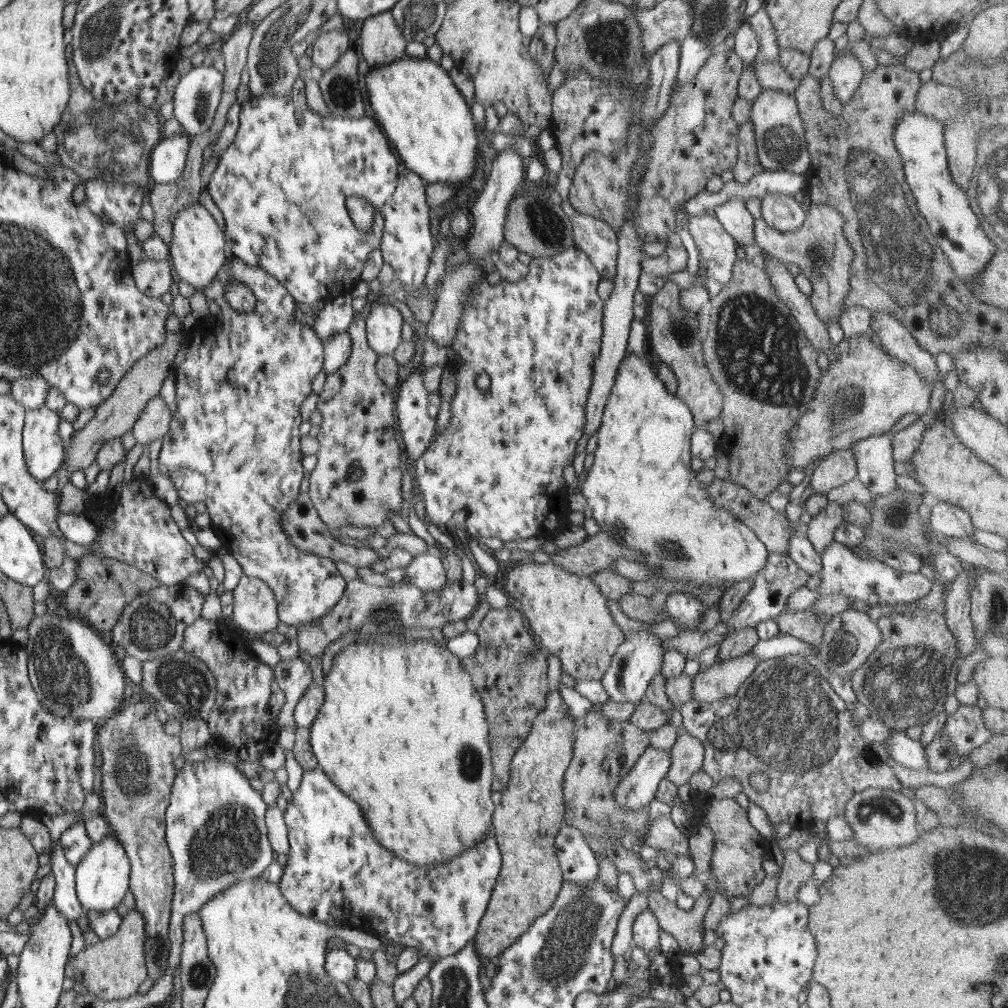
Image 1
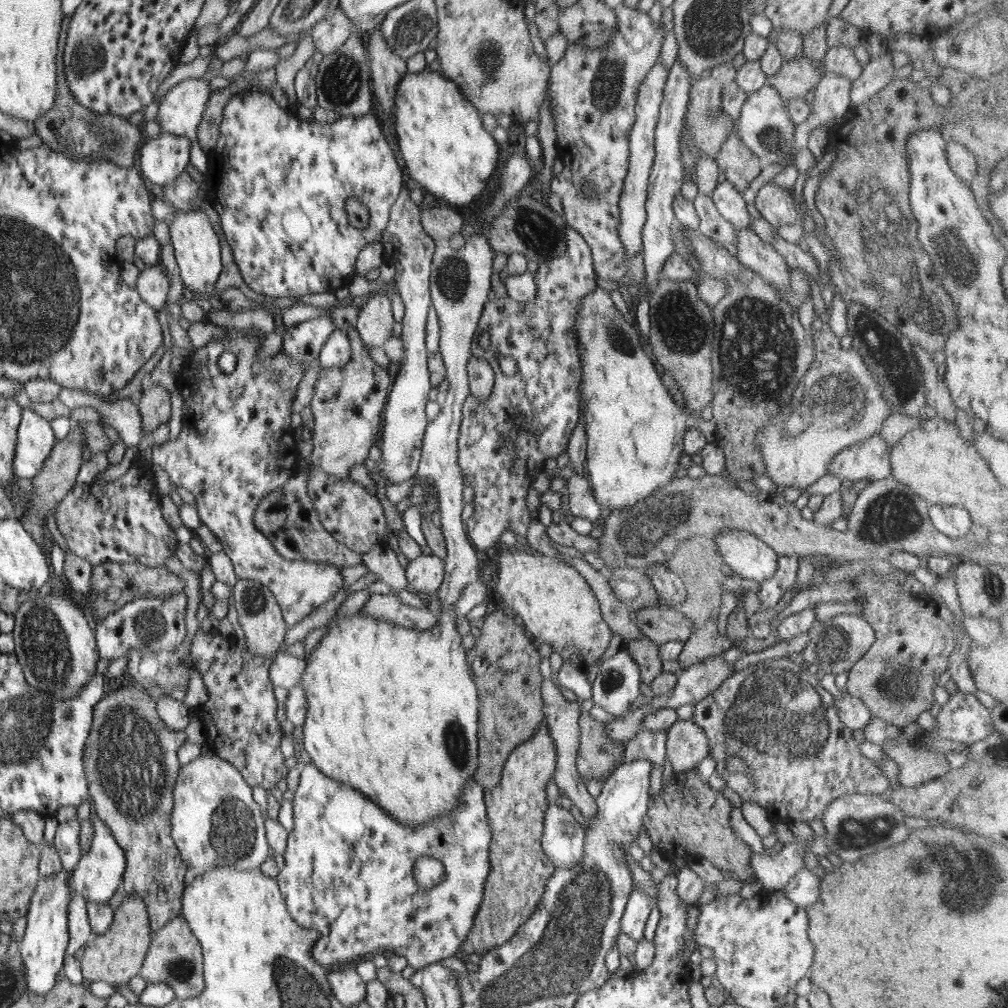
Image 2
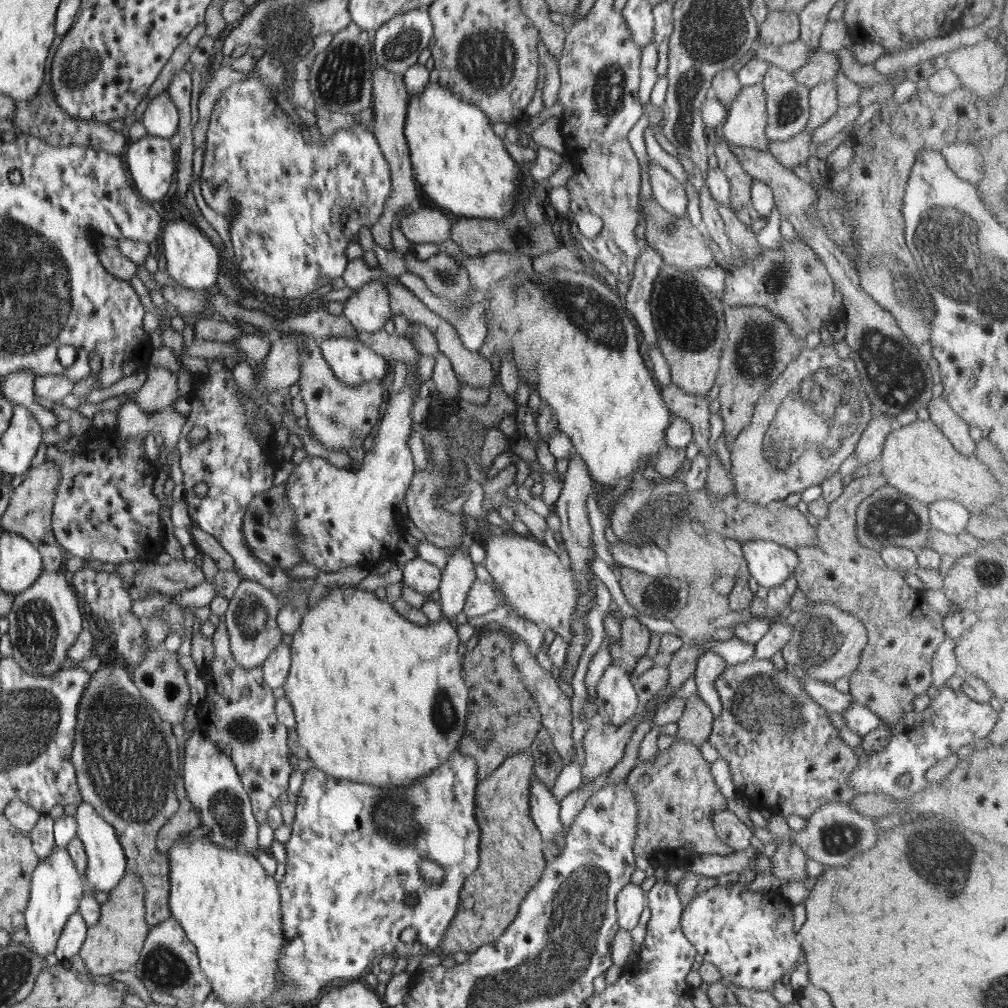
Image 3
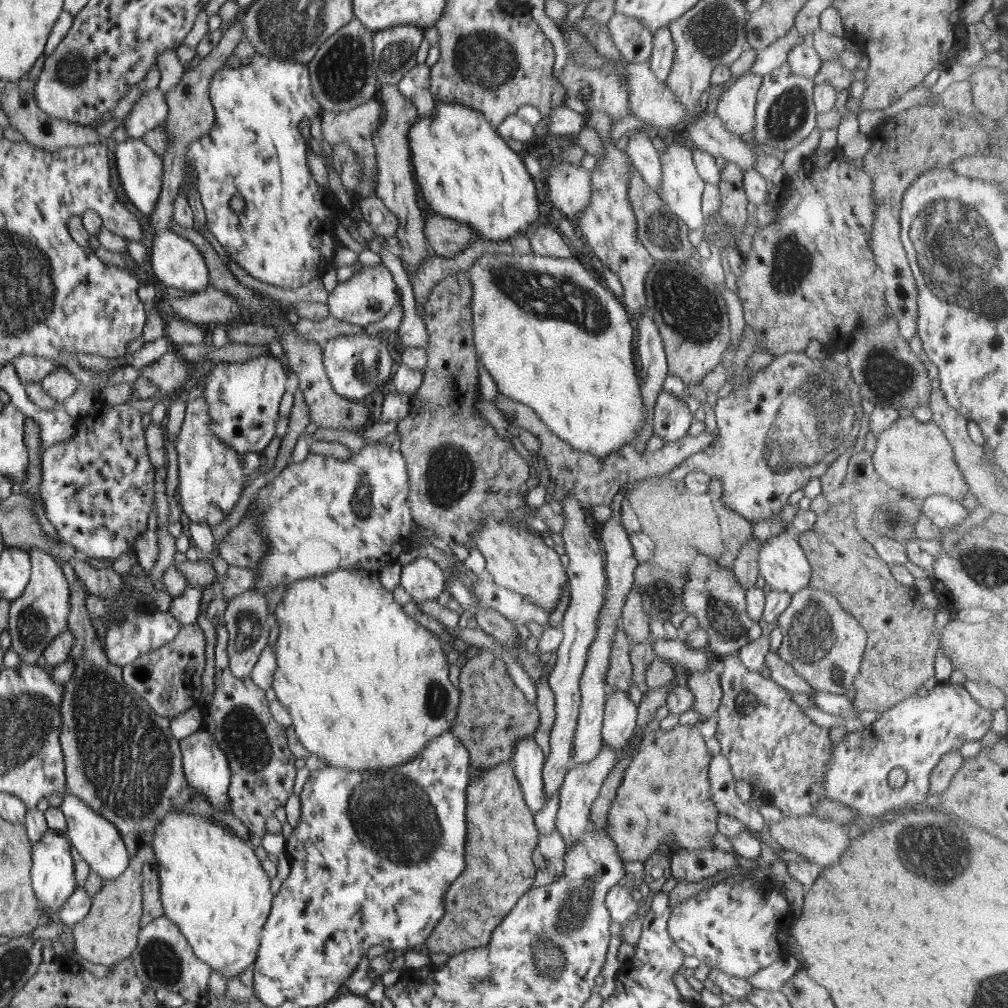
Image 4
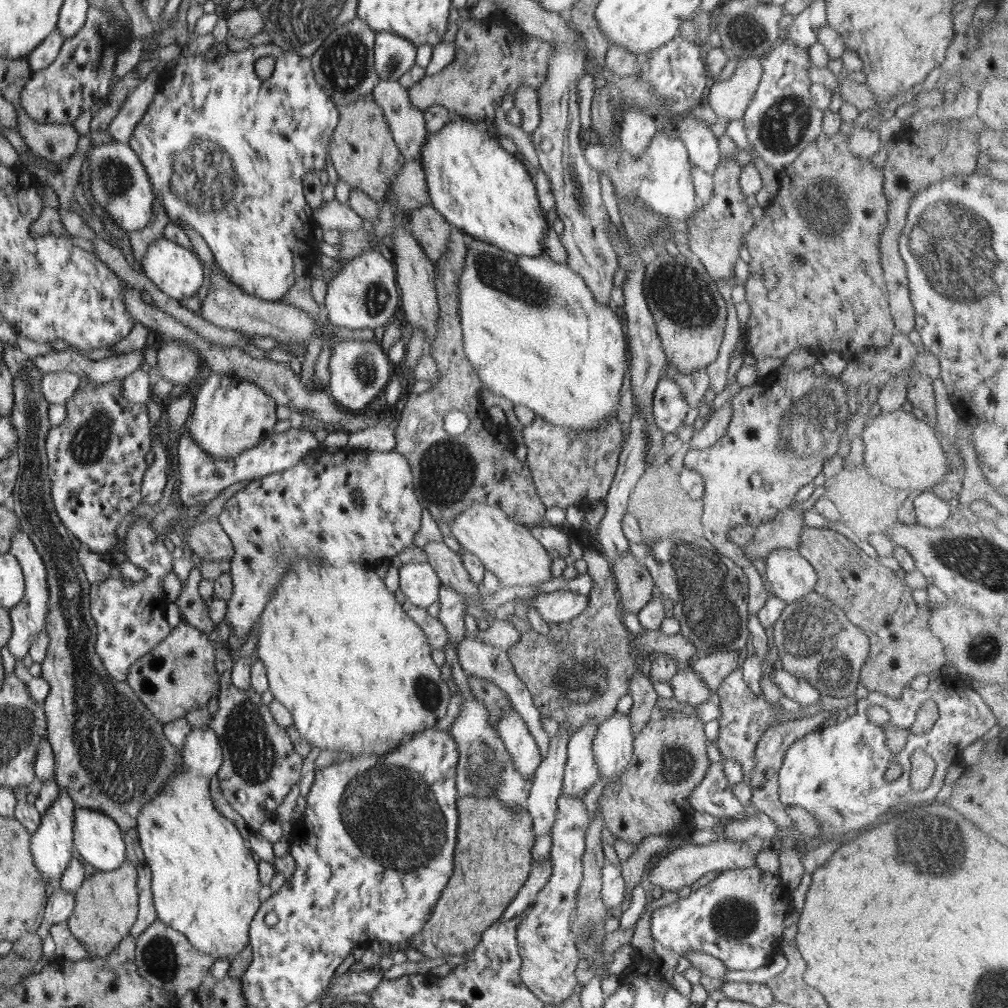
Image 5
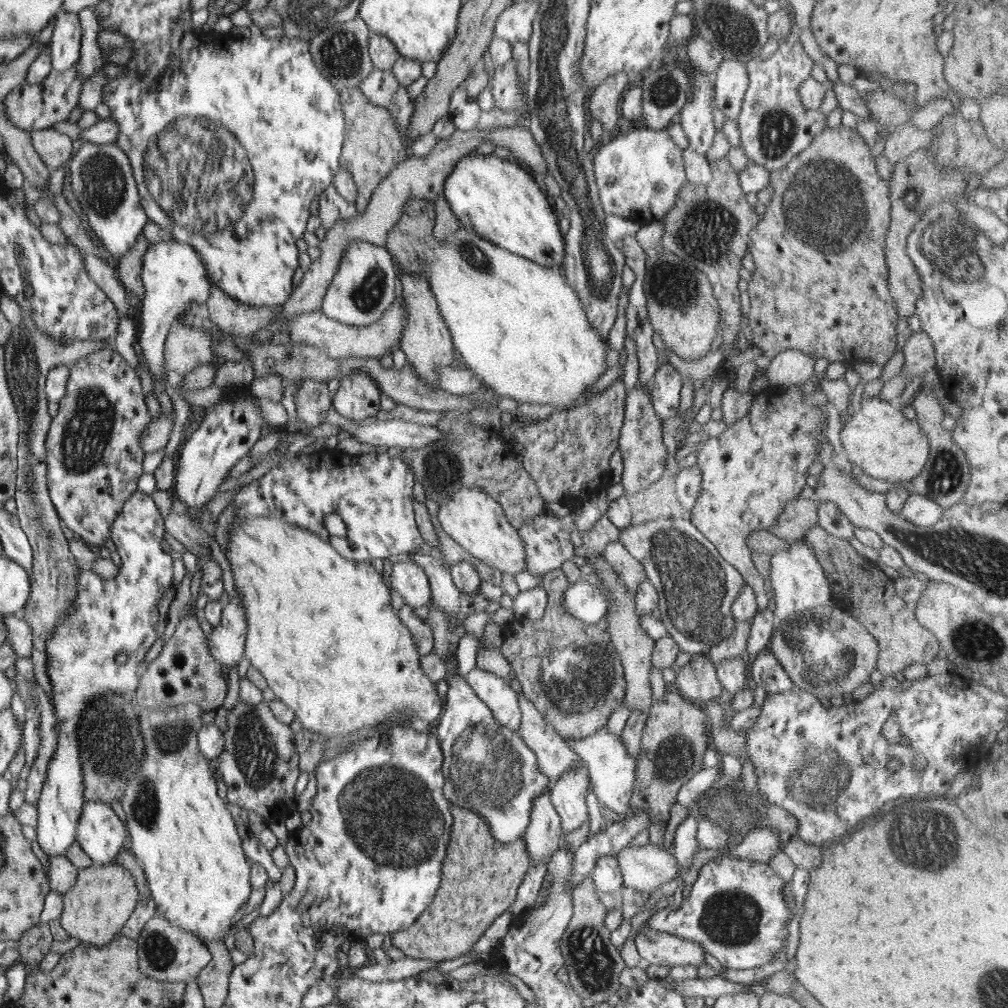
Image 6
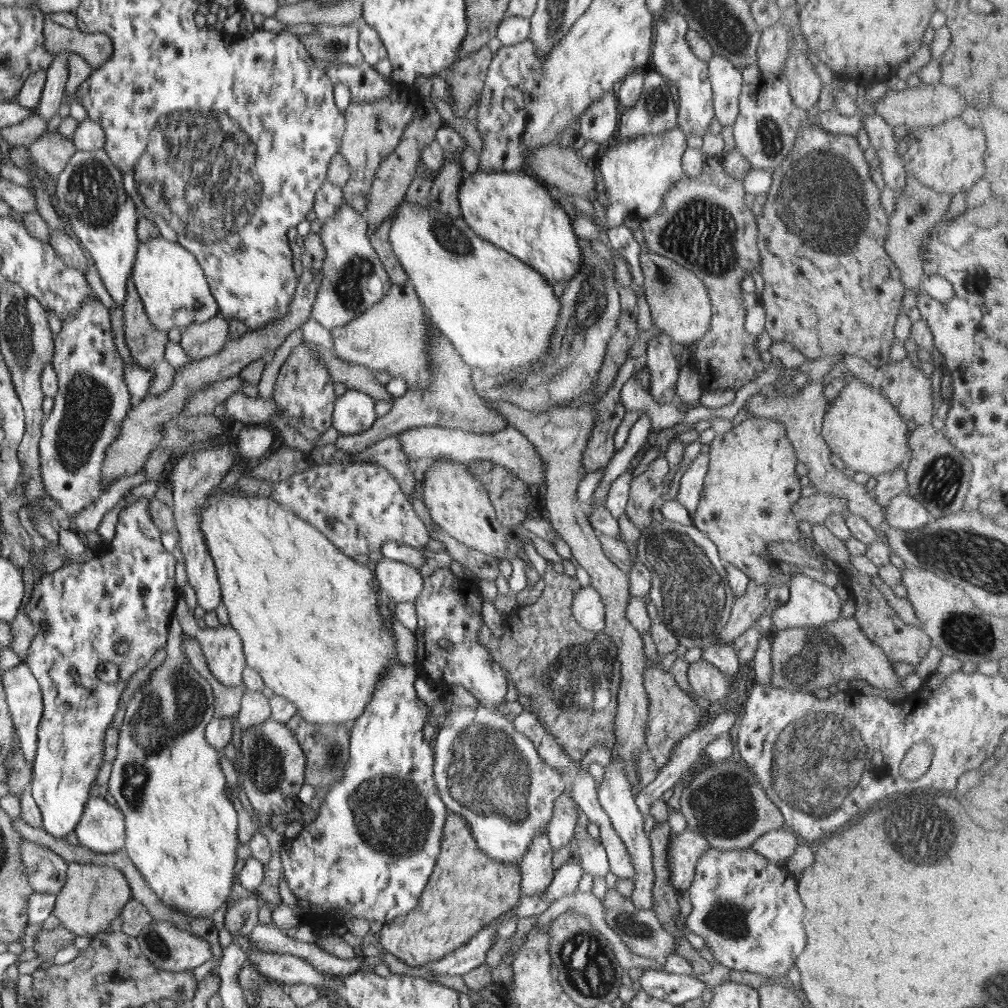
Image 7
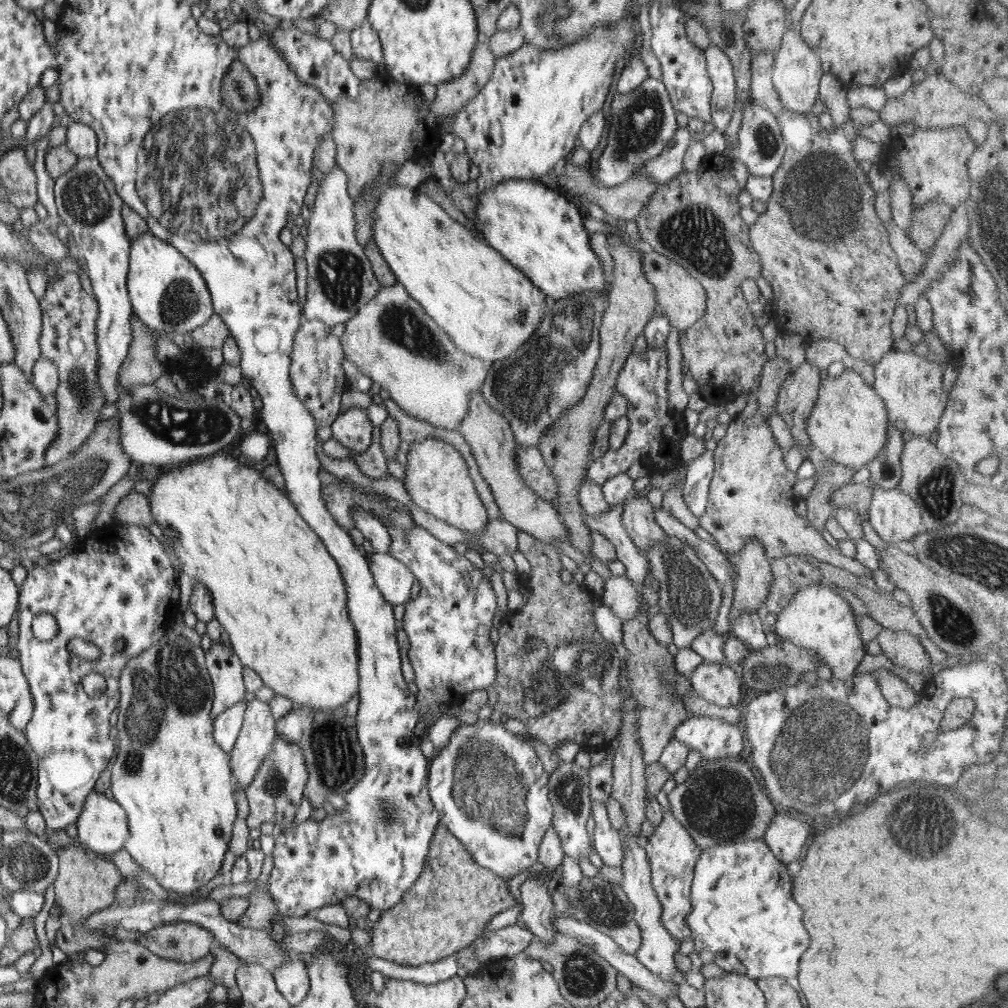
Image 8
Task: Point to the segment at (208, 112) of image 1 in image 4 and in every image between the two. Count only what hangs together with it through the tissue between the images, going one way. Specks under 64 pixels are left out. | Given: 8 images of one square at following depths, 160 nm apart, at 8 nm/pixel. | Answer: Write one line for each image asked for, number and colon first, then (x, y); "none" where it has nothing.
2: (181, 108)
3: (161, 118)
4: (150, 111)

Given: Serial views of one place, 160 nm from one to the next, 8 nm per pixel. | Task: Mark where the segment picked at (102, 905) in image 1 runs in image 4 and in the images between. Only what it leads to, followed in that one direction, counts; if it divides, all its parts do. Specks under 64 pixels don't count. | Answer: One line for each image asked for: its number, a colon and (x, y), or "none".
2: (96, 877)
3: (106, 862)
4: (97, 840)

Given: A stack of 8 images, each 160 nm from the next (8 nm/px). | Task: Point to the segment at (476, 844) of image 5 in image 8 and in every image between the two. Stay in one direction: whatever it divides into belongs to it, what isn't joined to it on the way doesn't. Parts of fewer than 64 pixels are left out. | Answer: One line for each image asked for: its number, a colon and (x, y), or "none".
6: (480, 876)
7: (467, 890)
8: (447, 909)

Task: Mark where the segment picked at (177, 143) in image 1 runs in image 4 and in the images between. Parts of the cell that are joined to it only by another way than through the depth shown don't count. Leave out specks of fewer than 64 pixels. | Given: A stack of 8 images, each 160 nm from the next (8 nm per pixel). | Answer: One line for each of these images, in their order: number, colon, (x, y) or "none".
2: (163, 159)
3: (152, 161)
4: (140, 171)

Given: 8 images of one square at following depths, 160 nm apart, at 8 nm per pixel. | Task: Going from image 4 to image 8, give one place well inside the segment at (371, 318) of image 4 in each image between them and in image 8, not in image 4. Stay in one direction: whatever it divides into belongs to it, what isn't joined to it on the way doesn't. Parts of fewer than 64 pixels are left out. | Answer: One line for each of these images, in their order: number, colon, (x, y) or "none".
5: (364, 294)
6: (364, 287)
7: (353, 277)
8: (340, 280)

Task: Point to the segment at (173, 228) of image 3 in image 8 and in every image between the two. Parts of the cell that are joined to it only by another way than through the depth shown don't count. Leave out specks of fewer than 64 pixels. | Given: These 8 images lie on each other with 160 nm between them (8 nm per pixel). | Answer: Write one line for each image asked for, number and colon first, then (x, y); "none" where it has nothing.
4: (176, 261)
5: (176, 271)
6: (174, 277)
7: (172, 286)
8: (167, 291)

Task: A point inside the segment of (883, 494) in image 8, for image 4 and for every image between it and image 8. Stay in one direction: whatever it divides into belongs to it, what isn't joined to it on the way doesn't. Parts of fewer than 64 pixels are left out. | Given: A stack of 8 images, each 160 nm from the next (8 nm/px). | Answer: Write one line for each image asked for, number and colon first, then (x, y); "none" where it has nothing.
4: (940, 510)
5: (931, 512)
6: (919, 510)
7: (904, 512)

